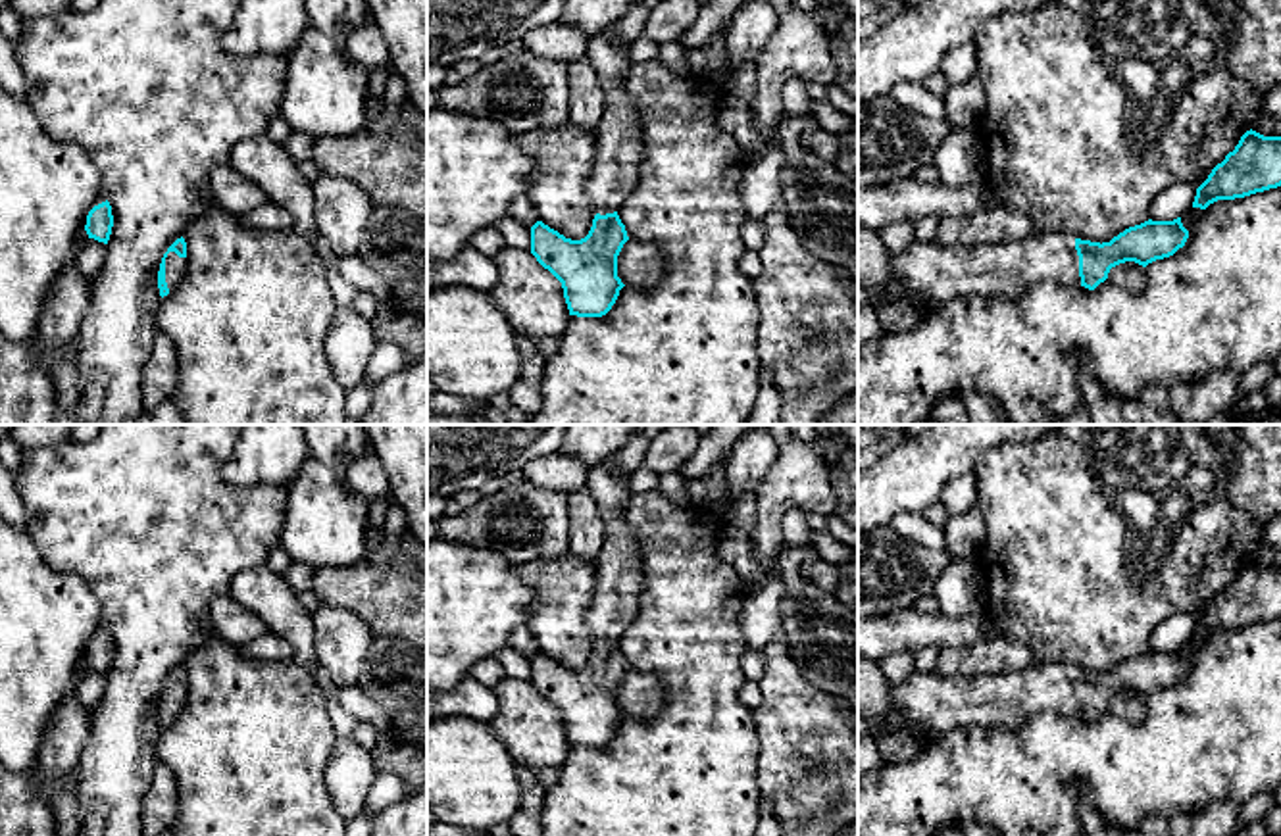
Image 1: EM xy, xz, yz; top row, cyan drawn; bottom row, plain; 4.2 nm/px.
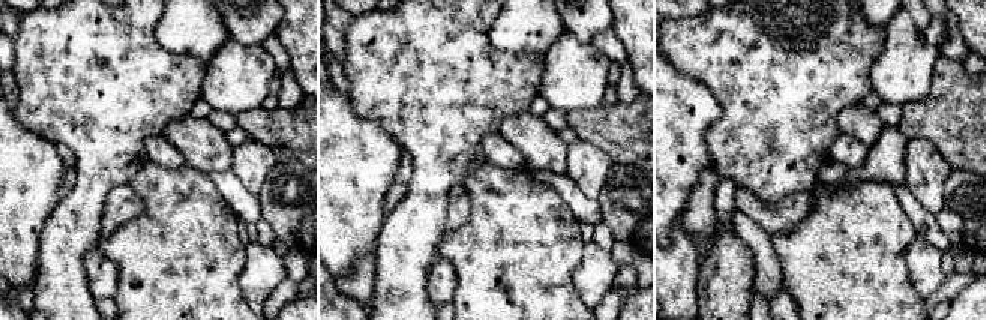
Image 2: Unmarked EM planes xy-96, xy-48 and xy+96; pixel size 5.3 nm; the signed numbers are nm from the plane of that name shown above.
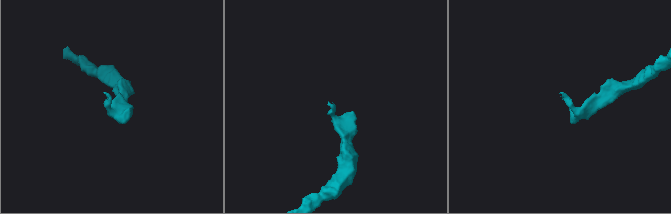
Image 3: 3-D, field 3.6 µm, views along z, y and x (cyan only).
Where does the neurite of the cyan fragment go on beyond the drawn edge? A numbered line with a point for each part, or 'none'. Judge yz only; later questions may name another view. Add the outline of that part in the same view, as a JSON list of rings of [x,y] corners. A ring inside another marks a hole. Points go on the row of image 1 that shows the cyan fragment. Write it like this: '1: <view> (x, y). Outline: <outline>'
1: yz (924, 273). Outline: [[[1046,233],[1008,244],[960,244],[956,248],[935,242],[914,242],[892,256],[894,279],[885,288],[858,286],[858,306],[885,306],[906,302],[919,313],[929,304],[937,307],[956,298],[1017,300],[1039,283],[1081,284],[1075,238],[1068,233]]]

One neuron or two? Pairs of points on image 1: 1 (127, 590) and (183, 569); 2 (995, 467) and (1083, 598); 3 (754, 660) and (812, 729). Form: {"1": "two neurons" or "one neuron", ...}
{"1": "one neuron", "2": "one neuron", "3": "two neurons"}

